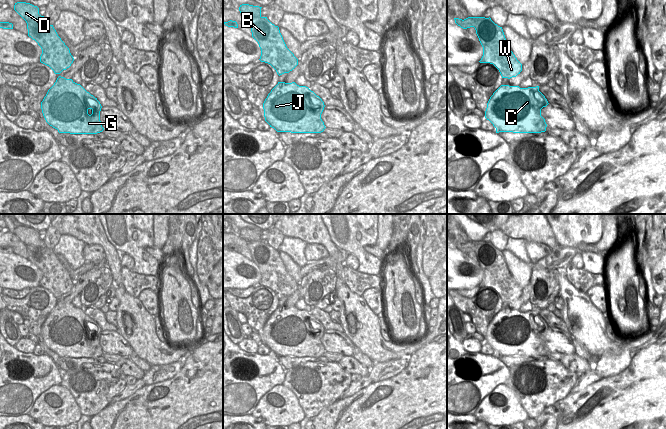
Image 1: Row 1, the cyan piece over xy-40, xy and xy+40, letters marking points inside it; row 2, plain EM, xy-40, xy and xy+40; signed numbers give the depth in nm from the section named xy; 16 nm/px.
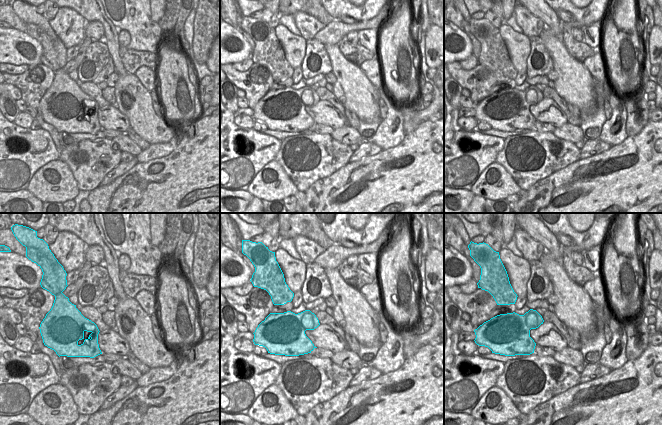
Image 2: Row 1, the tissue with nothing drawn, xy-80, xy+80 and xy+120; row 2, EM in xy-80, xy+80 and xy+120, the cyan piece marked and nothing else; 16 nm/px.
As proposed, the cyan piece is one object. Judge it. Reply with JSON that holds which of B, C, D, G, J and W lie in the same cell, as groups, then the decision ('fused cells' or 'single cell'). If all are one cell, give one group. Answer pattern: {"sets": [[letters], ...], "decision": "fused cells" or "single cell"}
{"sets": [["B", "C", "D", "G", "J", "W"]], "decision": "single cell"}

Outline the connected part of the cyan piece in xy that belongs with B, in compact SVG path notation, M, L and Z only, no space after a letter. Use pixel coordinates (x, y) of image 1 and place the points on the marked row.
M249 4L239 7L240 13L247 17L252 37L261 49L259 60L270 64L279 76L289 73L298 65L298 59L287 48L279 27L272 24L267 17L261 16L261 8Z

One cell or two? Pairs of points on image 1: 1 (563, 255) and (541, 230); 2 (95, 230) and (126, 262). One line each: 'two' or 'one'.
1: two
2: two

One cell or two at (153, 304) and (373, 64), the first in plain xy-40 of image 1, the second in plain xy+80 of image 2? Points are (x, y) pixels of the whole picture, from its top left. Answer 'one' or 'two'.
one

